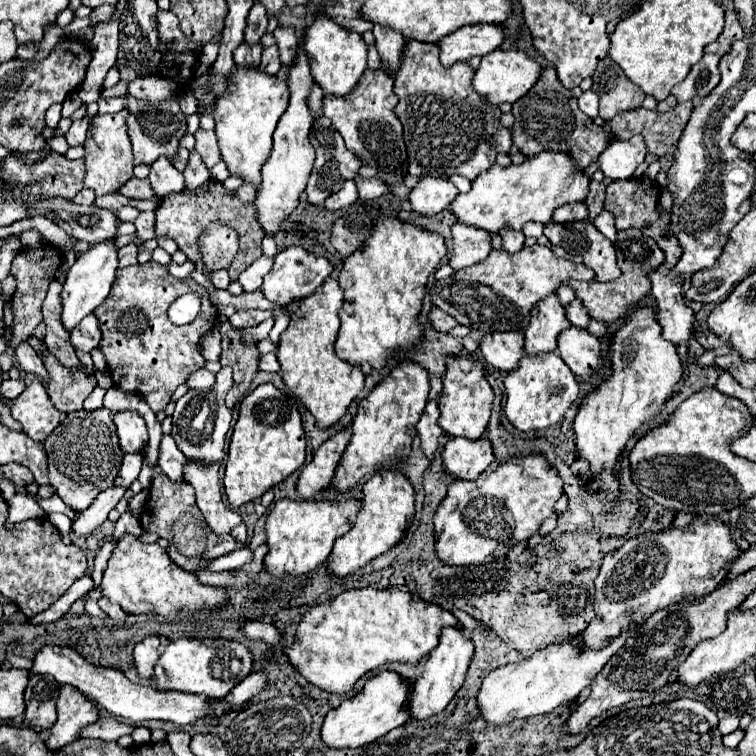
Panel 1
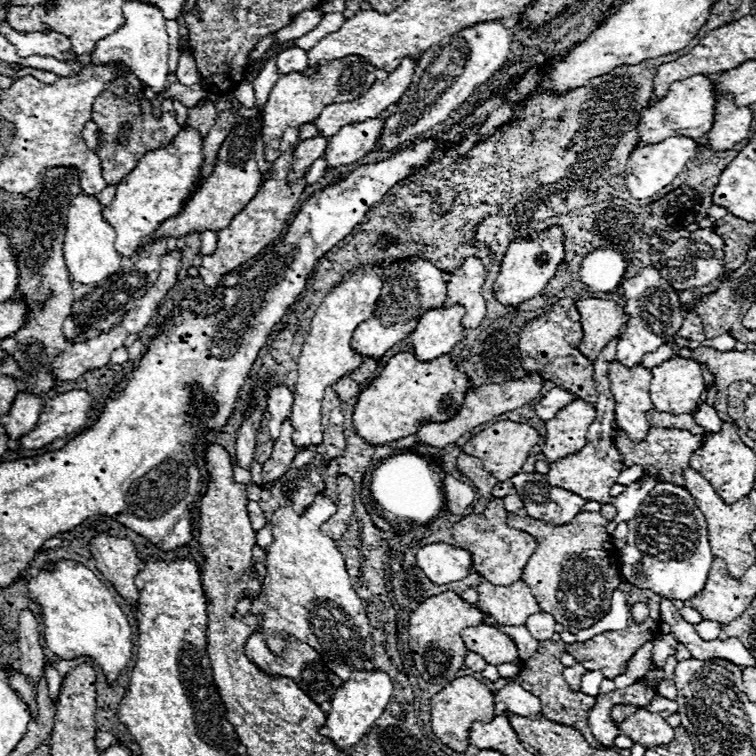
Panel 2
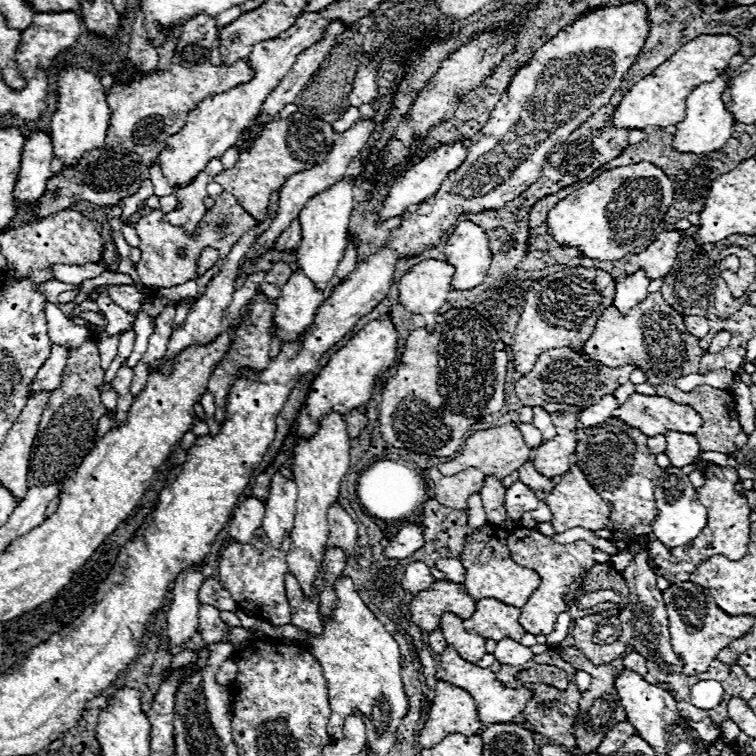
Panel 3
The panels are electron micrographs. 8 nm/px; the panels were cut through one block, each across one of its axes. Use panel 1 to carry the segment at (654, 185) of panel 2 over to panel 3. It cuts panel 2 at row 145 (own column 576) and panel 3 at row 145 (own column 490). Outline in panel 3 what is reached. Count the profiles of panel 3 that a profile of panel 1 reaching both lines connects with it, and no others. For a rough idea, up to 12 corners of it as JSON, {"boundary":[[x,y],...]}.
{"boundary":[[728,68],[686,100],[672,146],[682,154],[720,150],[734,118],[722,102]]}

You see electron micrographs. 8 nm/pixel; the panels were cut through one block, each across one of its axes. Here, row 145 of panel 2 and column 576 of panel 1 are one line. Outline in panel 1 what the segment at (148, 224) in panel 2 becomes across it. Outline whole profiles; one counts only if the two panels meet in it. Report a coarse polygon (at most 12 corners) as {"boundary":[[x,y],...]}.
{"boundary":[[562,152],[492,164],[448,206],[488,234],[550,222],[588,178]]}

